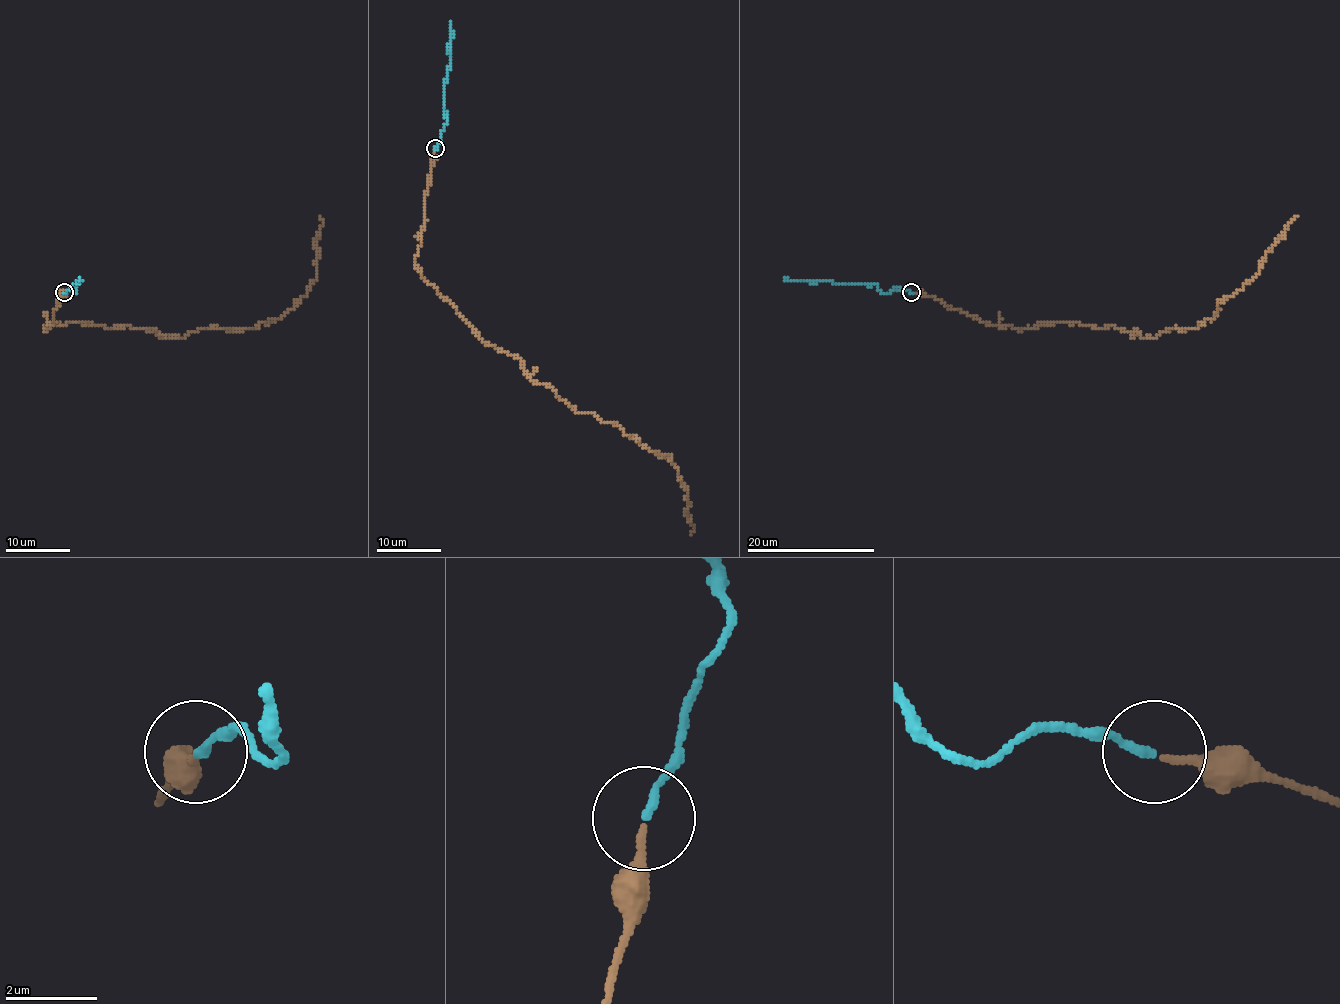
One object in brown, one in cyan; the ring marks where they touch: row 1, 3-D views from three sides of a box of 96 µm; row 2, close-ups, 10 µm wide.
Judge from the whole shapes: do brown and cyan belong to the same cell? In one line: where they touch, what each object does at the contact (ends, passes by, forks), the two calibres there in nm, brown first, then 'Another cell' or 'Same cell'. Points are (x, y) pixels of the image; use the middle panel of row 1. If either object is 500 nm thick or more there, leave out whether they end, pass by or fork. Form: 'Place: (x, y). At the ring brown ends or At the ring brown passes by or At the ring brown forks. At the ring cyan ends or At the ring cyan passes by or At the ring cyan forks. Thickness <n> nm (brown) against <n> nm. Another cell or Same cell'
Place: (435, 148). At the ring brown ends. At the ring cyan ends. Thickness 190 nm (brown) against 170 nm. Same cell

